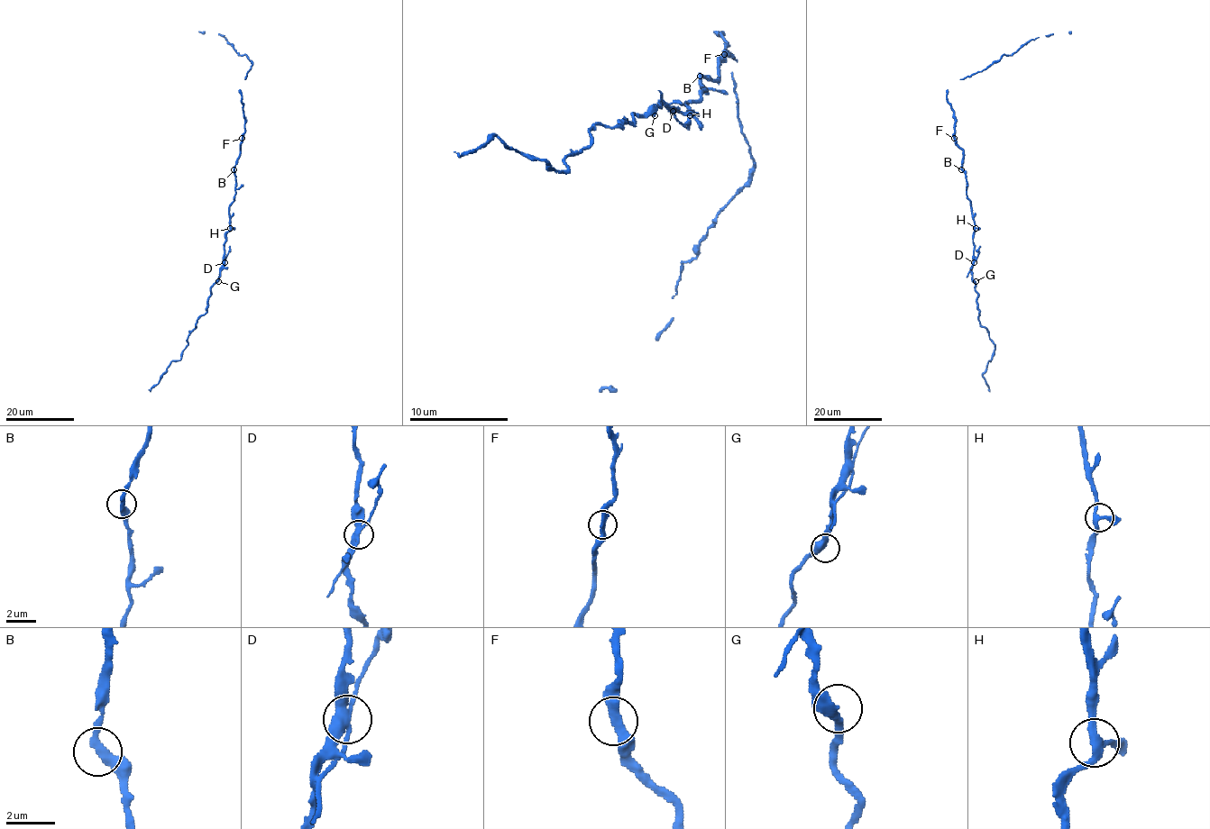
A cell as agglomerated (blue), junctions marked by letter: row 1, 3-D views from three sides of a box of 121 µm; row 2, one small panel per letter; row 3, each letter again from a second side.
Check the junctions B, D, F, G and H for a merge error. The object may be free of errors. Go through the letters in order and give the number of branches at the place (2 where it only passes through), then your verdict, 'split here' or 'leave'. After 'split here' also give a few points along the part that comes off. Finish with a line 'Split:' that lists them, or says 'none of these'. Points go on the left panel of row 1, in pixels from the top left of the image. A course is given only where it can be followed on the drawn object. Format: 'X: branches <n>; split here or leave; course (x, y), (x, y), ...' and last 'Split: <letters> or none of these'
B: branches 2; leave
D: branches 3; split here; course (224, 262), (229, 246)
F: branches 2; leave
G: branches 2; leave
H: branches 3; leave
Split: D

